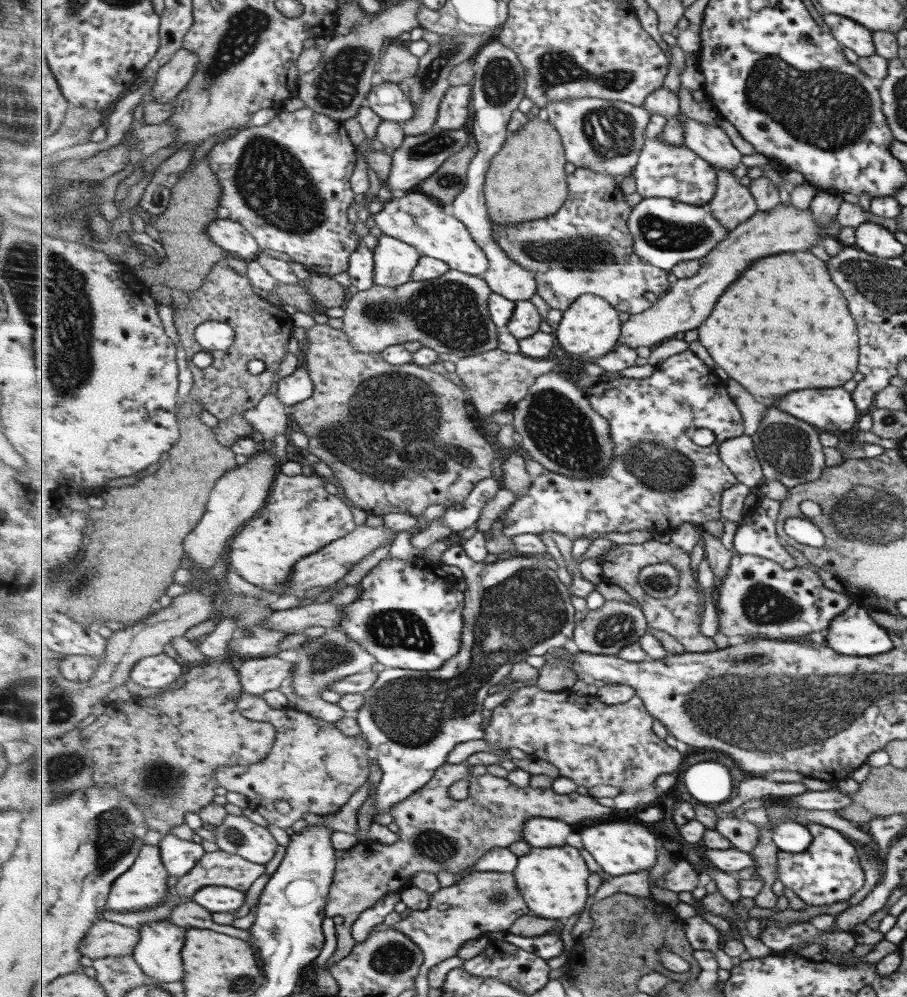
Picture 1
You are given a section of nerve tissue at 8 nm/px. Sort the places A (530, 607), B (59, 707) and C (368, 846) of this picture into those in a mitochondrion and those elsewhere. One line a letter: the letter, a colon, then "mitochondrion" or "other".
A: mitochondrion
B: mitochondrion
C: other

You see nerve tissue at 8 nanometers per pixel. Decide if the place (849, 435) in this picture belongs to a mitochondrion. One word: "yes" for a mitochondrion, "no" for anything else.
no

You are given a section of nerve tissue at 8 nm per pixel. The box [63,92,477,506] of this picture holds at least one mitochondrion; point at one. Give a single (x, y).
(272, 183)

